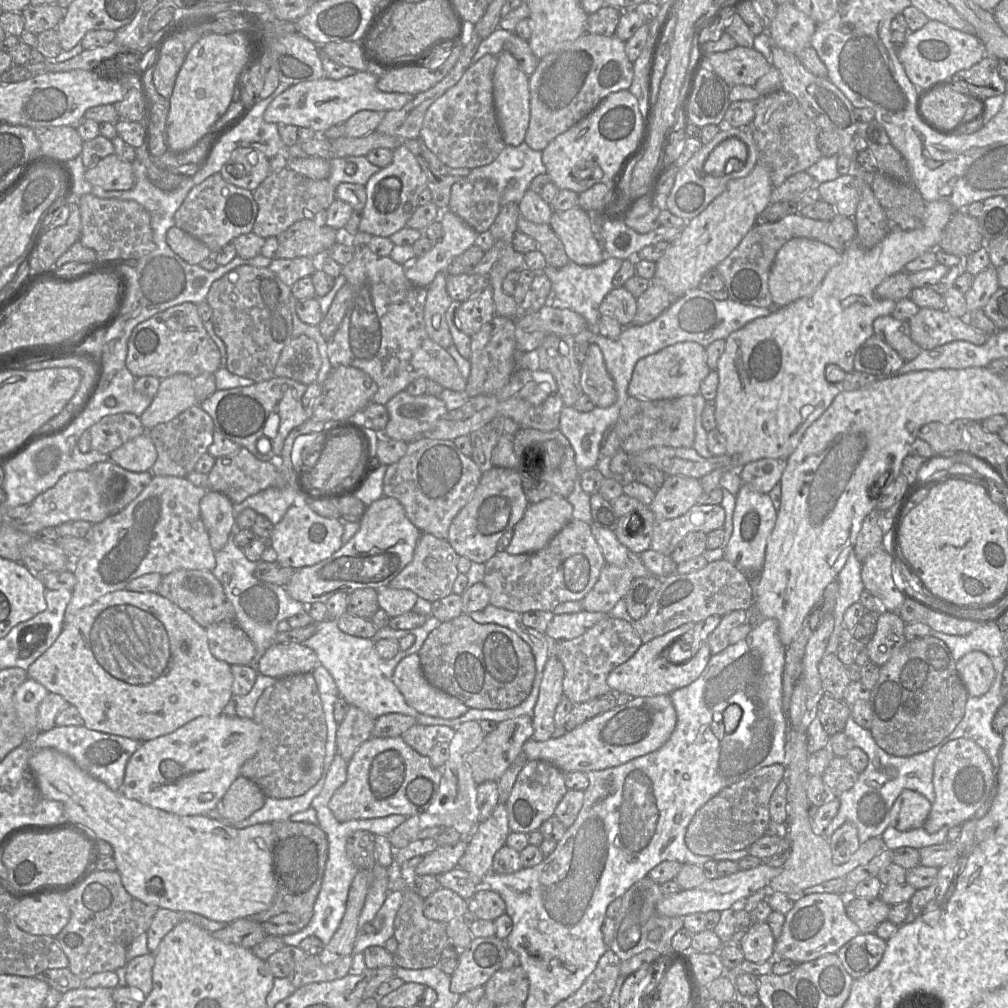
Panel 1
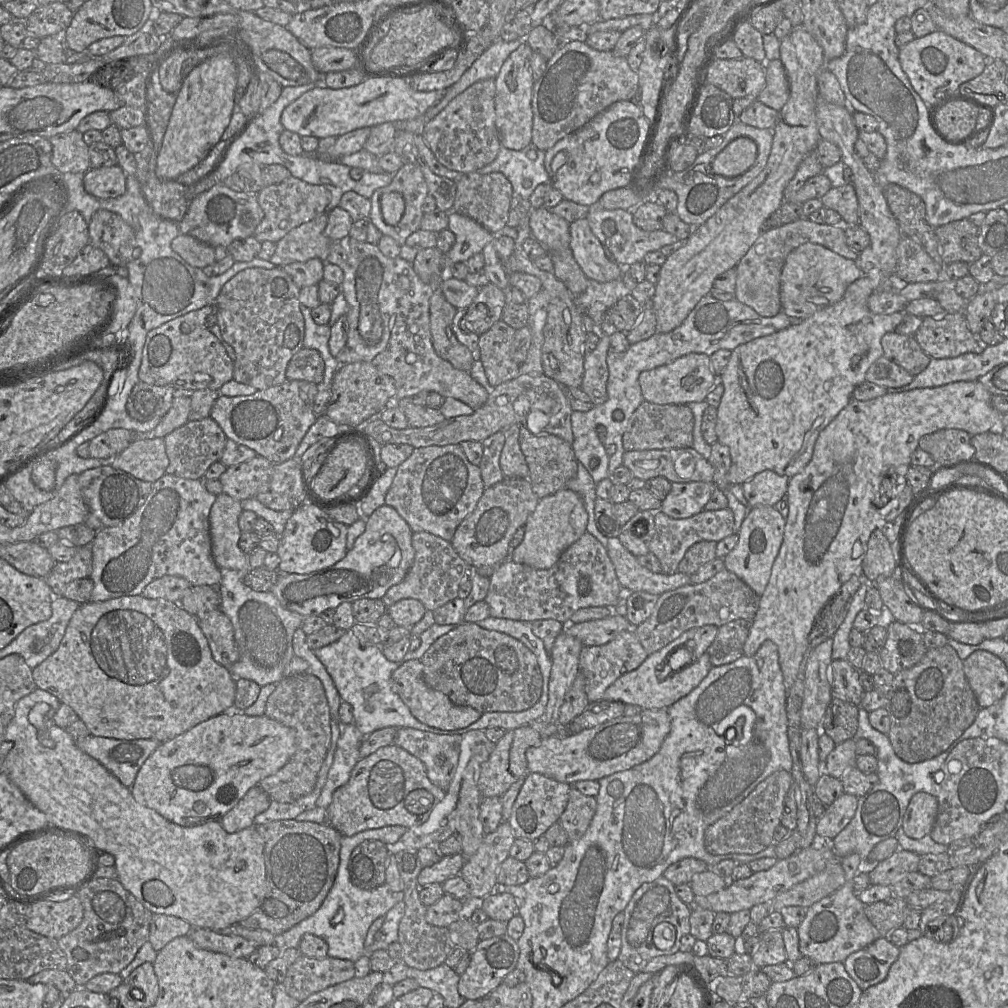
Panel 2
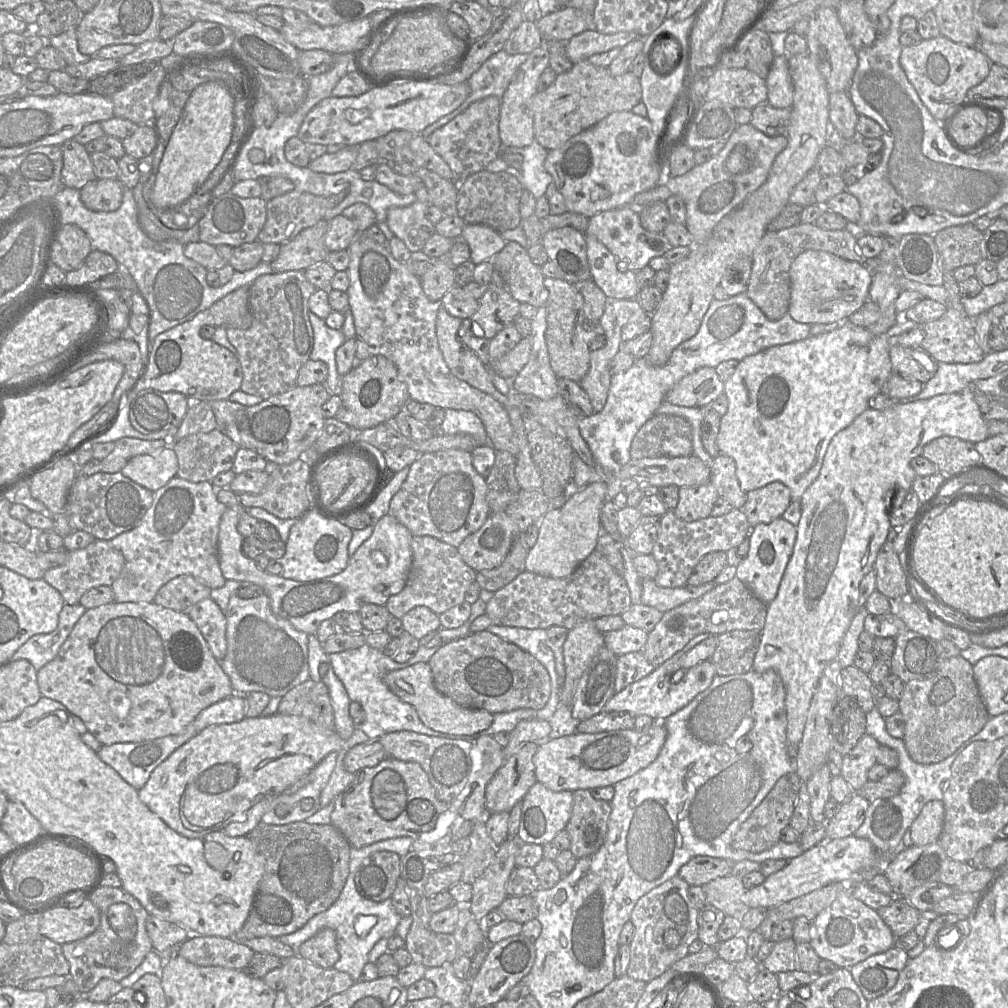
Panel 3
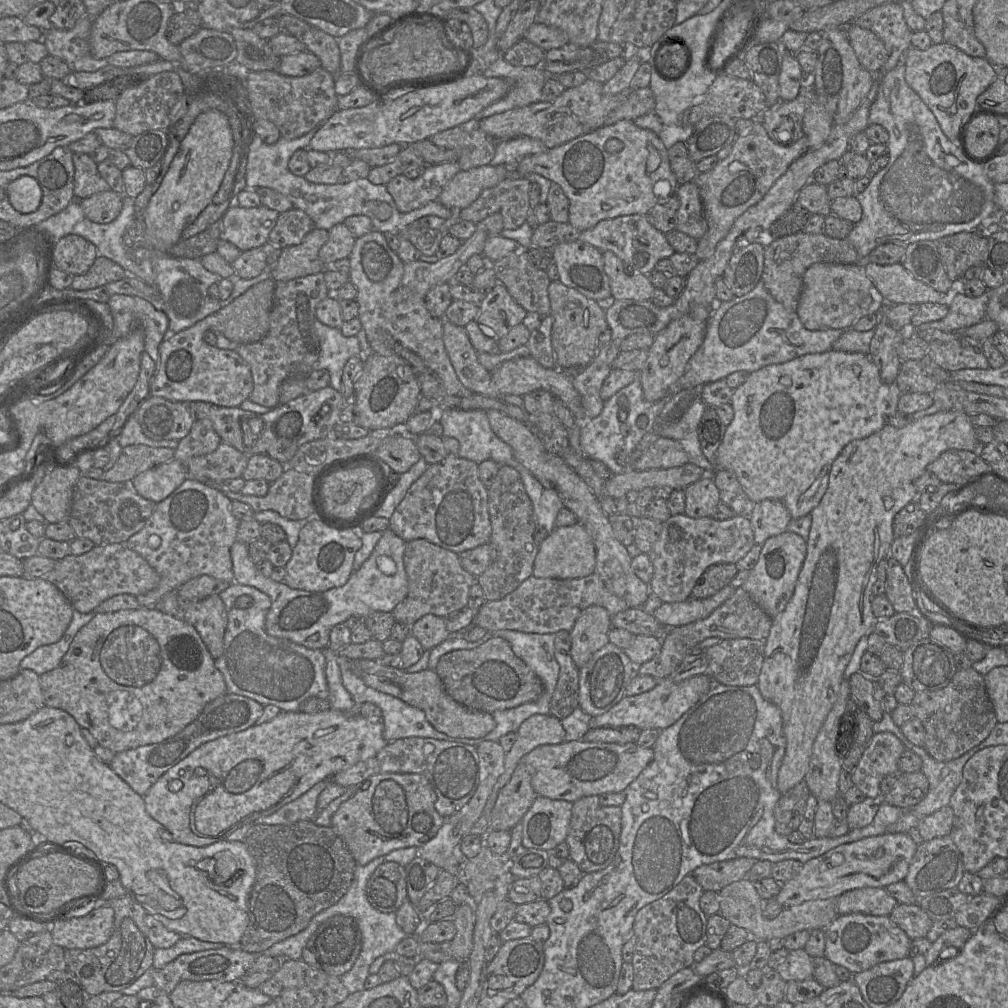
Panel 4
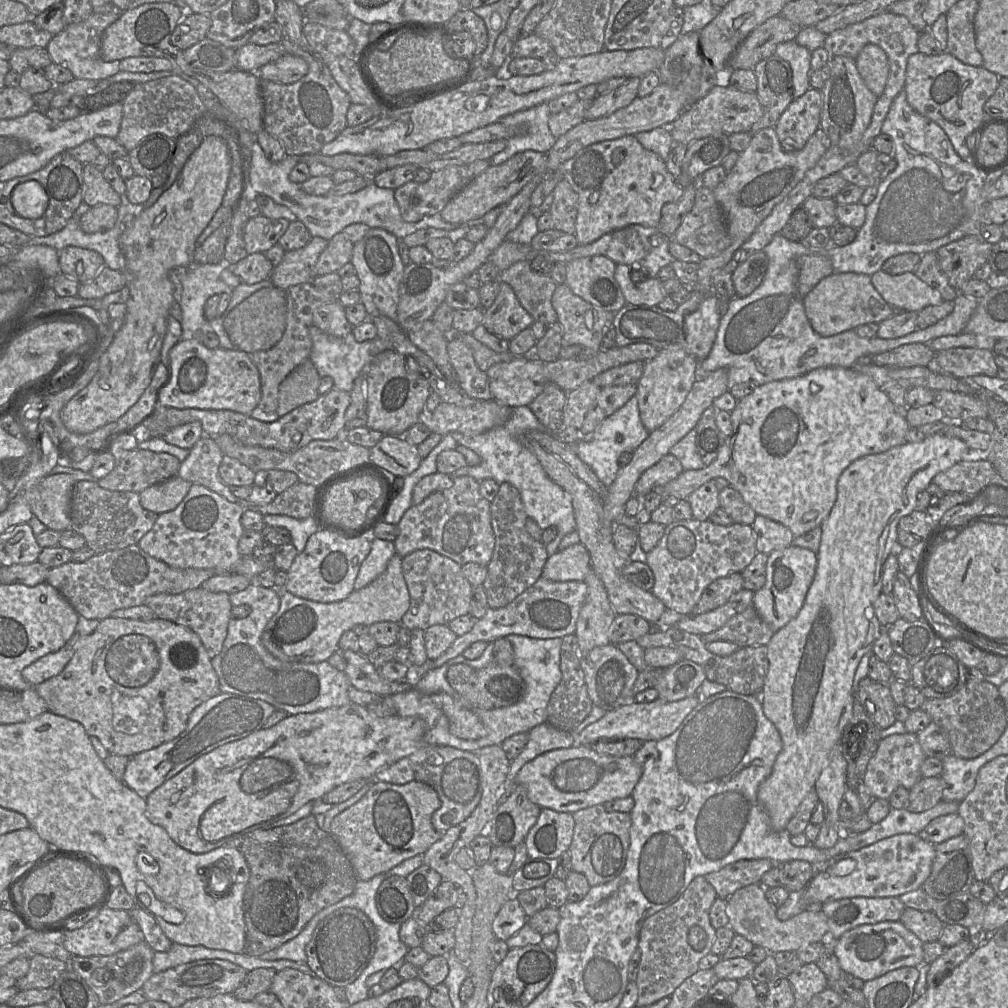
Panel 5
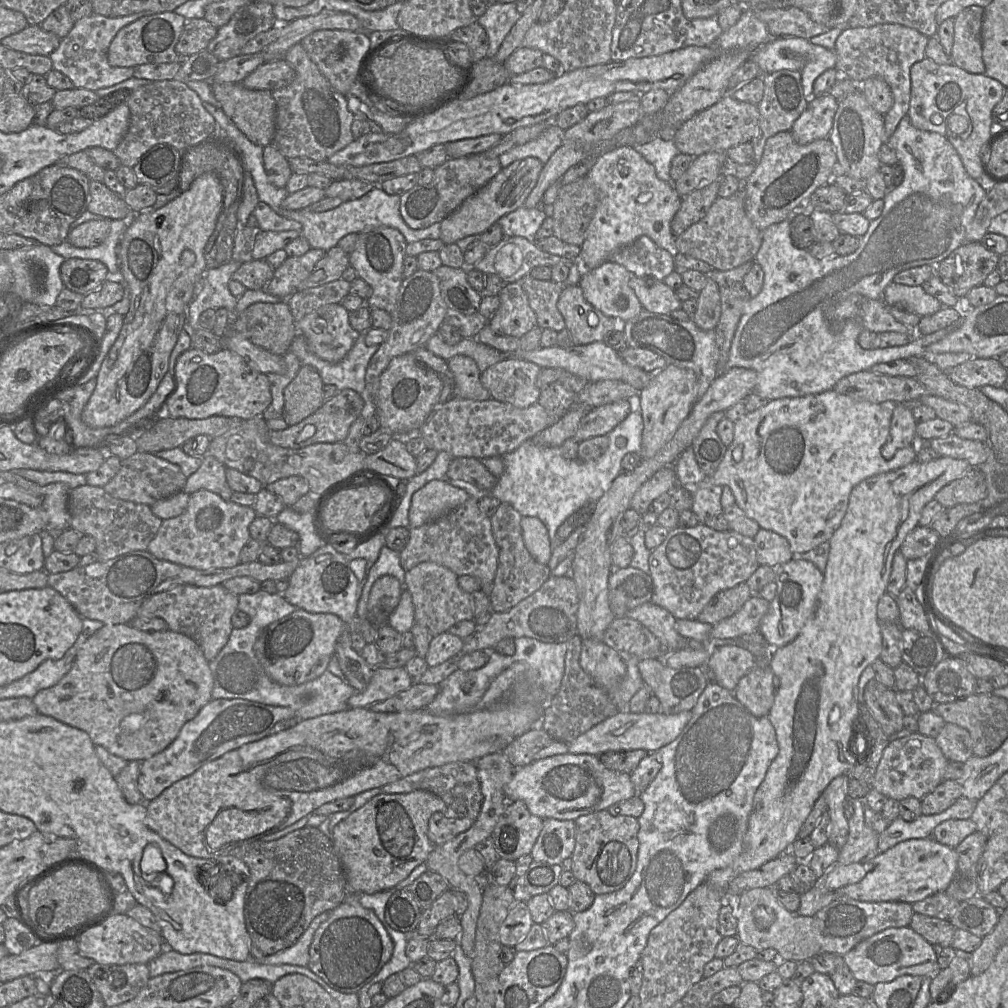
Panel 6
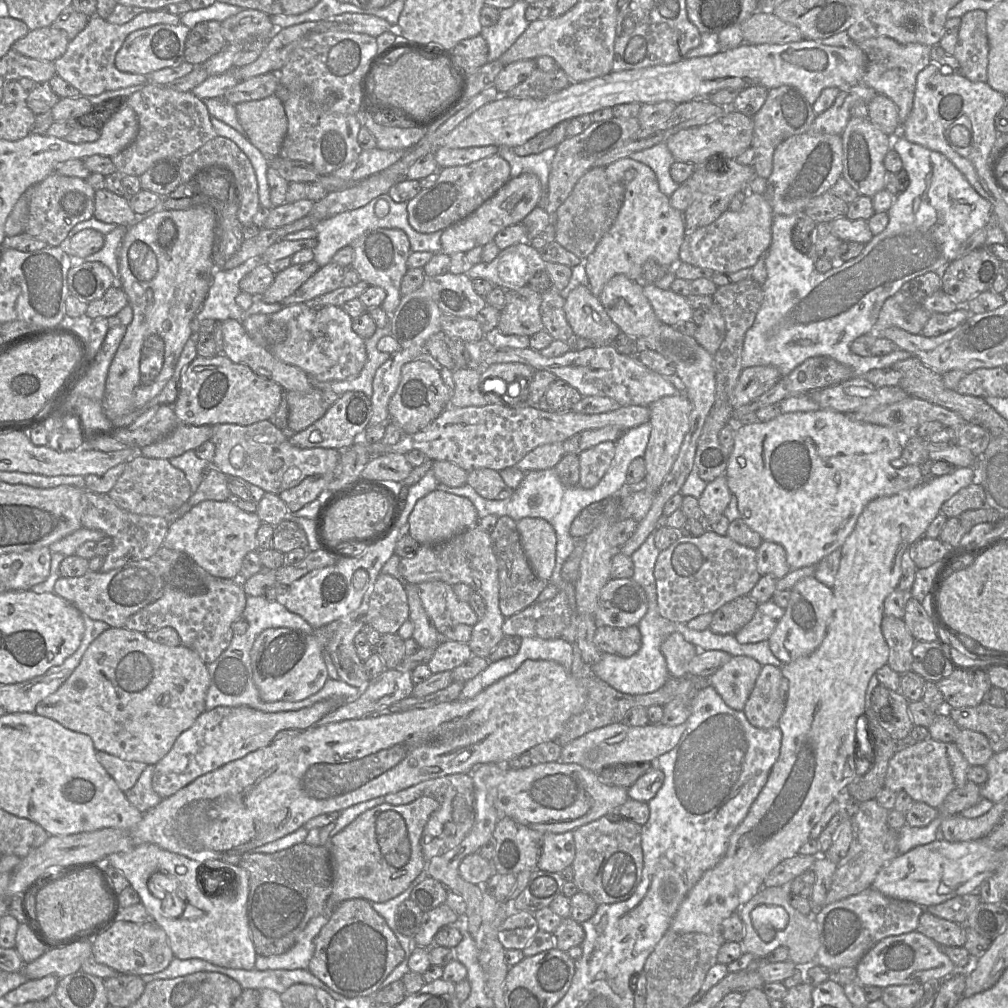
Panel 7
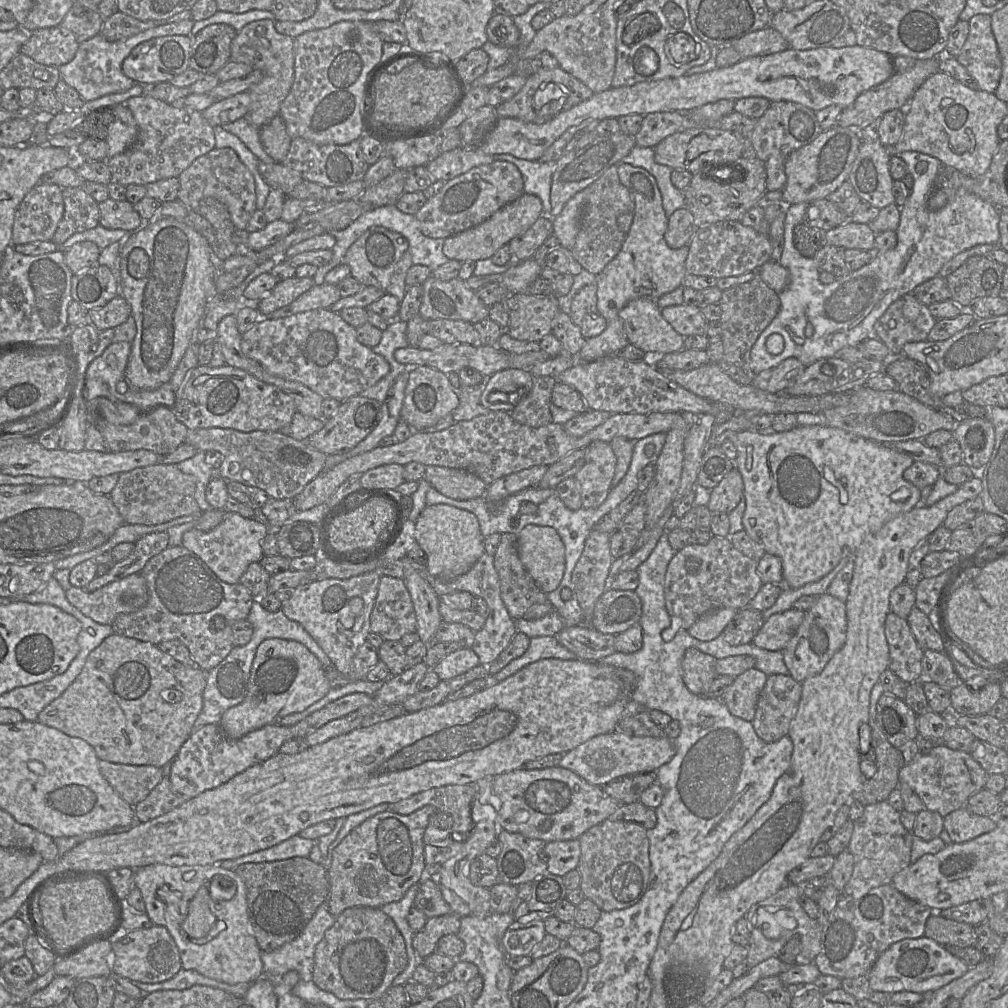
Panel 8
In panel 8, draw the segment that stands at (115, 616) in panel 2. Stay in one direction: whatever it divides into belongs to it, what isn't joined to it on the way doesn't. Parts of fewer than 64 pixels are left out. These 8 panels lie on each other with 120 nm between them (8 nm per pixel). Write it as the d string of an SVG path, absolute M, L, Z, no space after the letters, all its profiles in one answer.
M113 633L90 652L78 677L61 696L40 712L37 721L49 727L56 728L68 736L85 740L94 748L100 760L116 764L152 765L162 768L167 764L171 764L183 743L192 733L193 725L203 707L203 692L206 686L206 674L207 672L198 666L190 667L177 661L172 656L161 651L155 644Z

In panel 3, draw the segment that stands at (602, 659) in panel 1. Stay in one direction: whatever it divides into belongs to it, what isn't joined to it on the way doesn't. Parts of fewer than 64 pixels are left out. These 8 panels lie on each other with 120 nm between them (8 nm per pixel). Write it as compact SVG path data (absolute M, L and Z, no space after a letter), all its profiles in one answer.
M631 652L618 656L615 679L615 692L641 680L655 669L641 652Z

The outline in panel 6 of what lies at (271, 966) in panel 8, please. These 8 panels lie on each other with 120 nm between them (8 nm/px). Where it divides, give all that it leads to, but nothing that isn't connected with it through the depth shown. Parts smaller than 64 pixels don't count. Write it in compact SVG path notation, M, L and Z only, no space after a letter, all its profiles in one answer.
M326 911L318 915L309 925L300 939L291 947L280 951L274 955L258 959L257 961L265 965L297 965L301 967L308 966L309 949L313 937L319 926L325 922L332 911Z

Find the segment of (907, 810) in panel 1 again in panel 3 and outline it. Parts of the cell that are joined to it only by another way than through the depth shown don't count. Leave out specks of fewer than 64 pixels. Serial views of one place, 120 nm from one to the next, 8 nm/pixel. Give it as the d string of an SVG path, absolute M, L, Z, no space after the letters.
M941 800L927 802L909 828L913 845L925 846L938 843L944 817L945 808Z

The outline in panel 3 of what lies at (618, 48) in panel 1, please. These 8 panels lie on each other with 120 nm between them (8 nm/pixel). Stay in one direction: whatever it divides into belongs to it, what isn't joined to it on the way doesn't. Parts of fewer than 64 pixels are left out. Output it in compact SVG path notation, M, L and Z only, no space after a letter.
M588 59L582 60L574 63L568 72L557 74L550 87L538 91L529 100L528 109L533 117L534 137L547 150L556 149L609 114L631 111L642 101L641 97L640 79L630 70L613 76L607 67L597 67Z

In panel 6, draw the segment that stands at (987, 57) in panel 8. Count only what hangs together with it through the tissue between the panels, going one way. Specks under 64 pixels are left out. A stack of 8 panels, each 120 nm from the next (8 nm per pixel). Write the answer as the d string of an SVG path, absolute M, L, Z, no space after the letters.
M971 5L964 8L954 18L953 46L950 57L956 66L974 74L985 73L981 37L983 13L983 7Z

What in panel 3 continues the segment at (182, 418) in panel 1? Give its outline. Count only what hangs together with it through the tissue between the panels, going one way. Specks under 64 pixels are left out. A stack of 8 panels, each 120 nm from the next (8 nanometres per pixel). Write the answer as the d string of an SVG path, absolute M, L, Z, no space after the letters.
M218 428L207 433L186 436L173 445L179 465L176 476L191 482L212 481L218 474L232 469L239 448Z

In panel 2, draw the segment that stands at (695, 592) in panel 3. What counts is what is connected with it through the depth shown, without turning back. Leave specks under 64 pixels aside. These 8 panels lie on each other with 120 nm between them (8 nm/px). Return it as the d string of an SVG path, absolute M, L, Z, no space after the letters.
M608 538L605 548L625 592L644 591L660 596L685 585L699 584L693 583L688 575L679 571L672 575L651 572L638 562L637 557L618 538Z

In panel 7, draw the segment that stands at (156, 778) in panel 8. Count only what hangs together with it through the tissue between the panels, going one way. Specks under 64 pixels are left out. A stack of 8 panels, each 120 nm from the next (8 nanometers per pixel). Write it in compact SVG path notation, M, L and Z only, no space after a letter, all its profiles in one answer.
M97 751L97 759L123 792L136 784L147 767L146 763L122 760L101 751Z

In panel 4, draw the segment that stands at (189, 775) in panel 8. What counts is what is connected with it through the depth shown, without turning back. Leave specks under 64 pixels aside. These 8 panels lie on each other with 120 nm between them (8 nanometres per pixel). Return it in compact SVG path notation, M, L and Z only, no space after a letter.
M227 692L208 703L200 715L178 734L159 743L147 744L118 752L109 766L136 793L144 796L158 778L200 745L229 734L246 730L257 724L257 720L262 712L263 705L261 703L243 695Z

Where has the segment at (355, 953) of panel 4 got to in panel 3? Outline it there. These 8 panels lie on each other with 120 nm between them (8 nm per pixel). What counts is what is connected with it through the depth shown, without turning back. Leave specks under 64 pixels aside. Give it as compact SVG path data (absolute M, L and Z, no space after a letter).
M331 928L321 929L300 945L298 955L322 968L334 968L339 960L336 932Z

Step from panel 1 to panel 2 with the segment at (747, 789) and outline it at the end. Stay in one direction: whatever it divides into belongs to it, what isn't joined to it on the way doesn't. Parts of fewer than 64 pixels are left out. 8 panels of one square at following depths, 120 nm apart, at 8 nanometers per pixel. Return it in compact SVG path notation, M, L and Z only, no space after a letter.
M789 771L769 775L741 803L705 830L705 849L712 855L755 854L773 844L773 834L781 824L784 799L792 783Z

